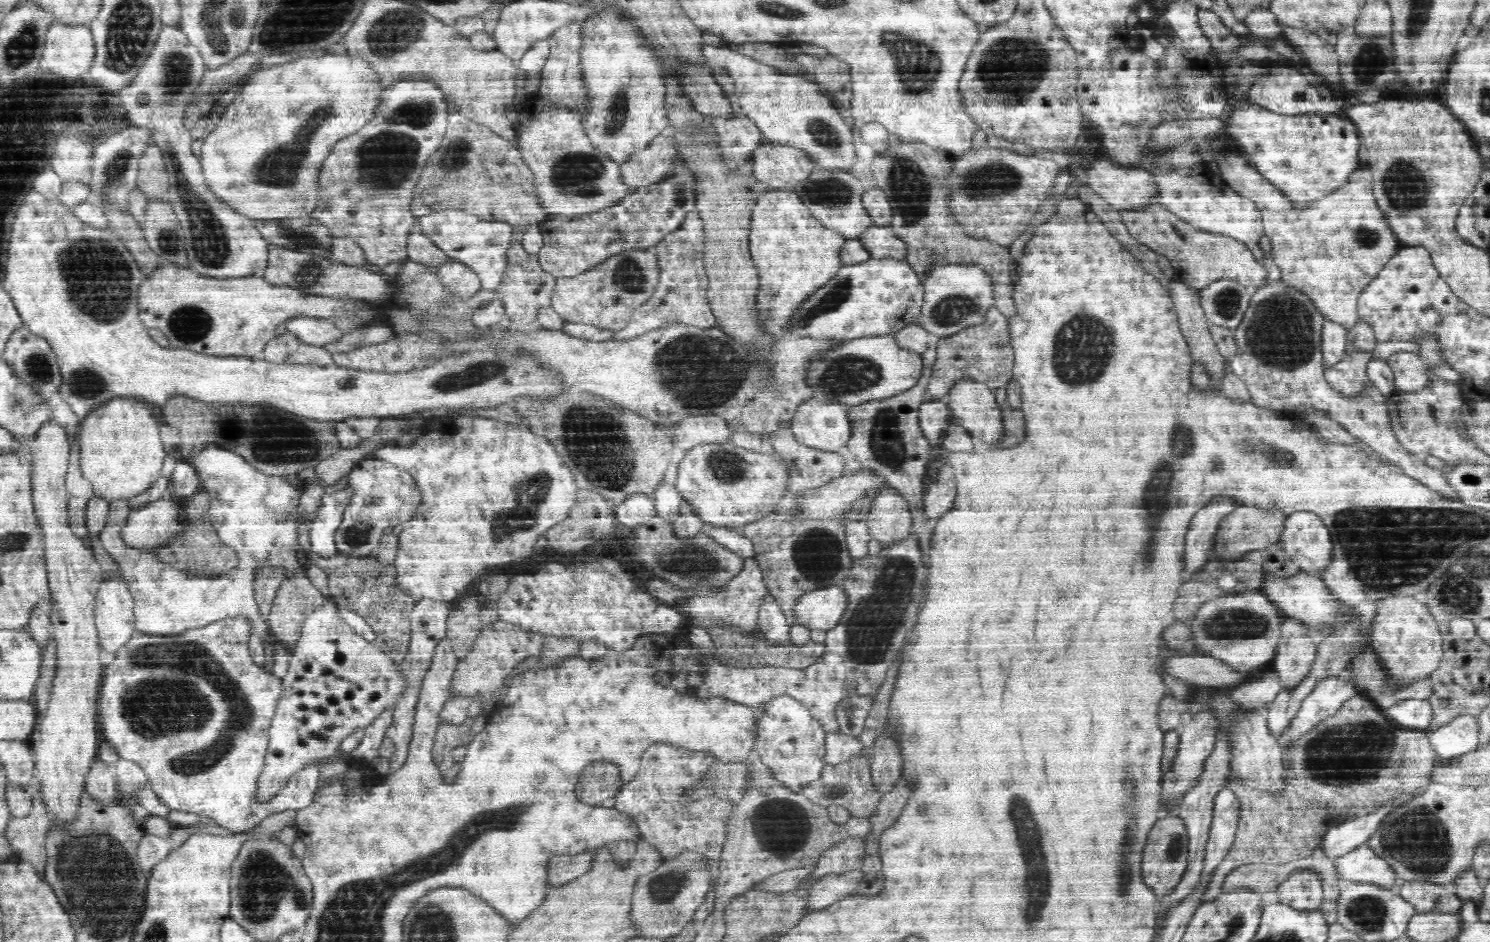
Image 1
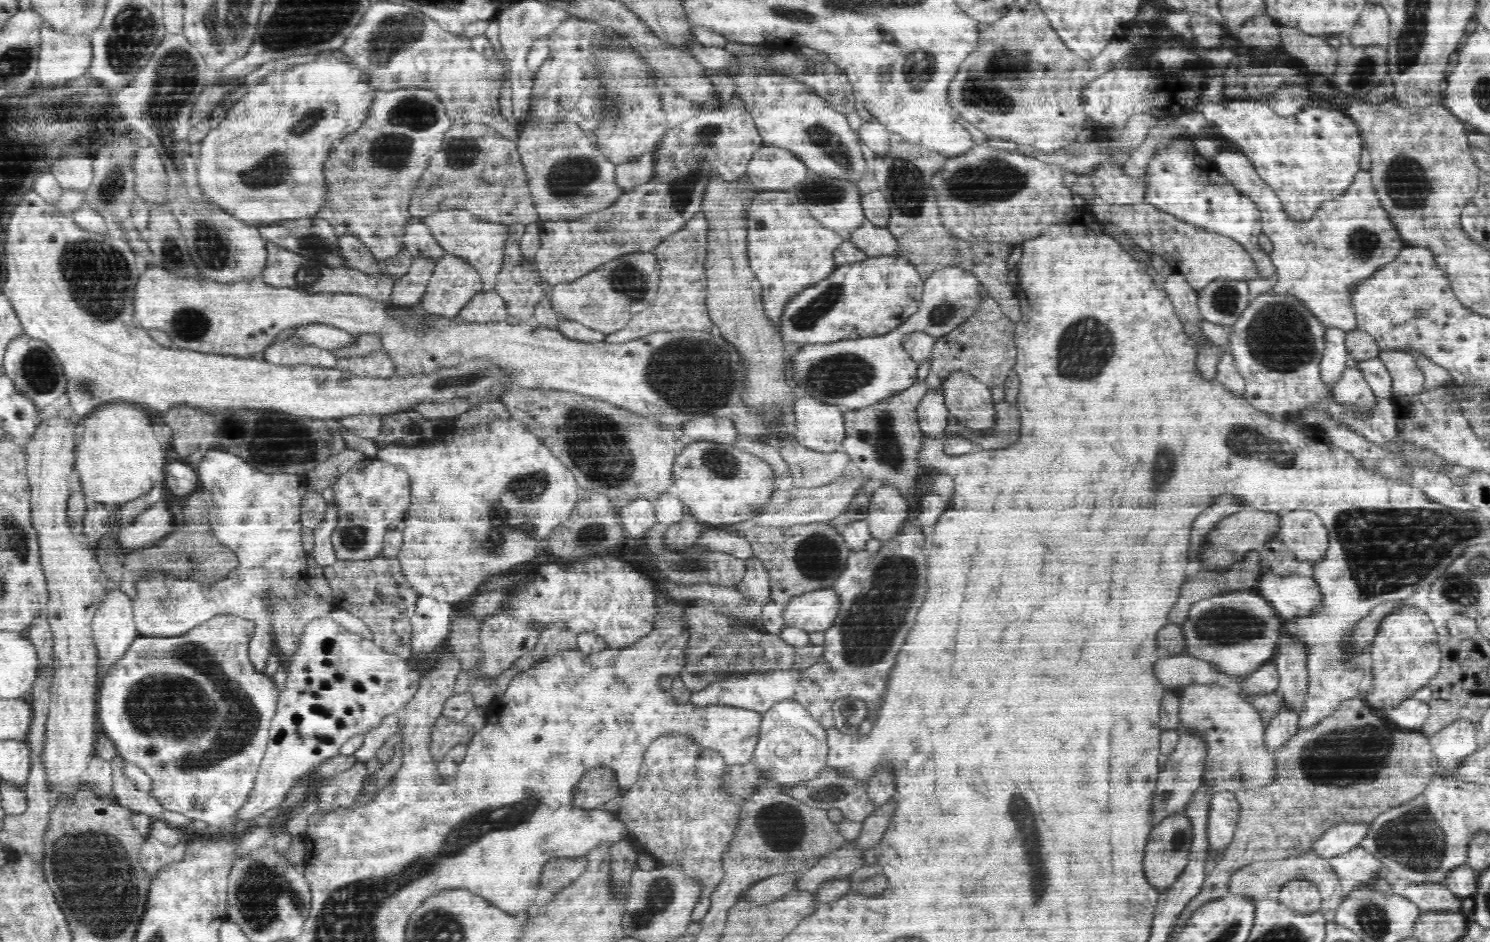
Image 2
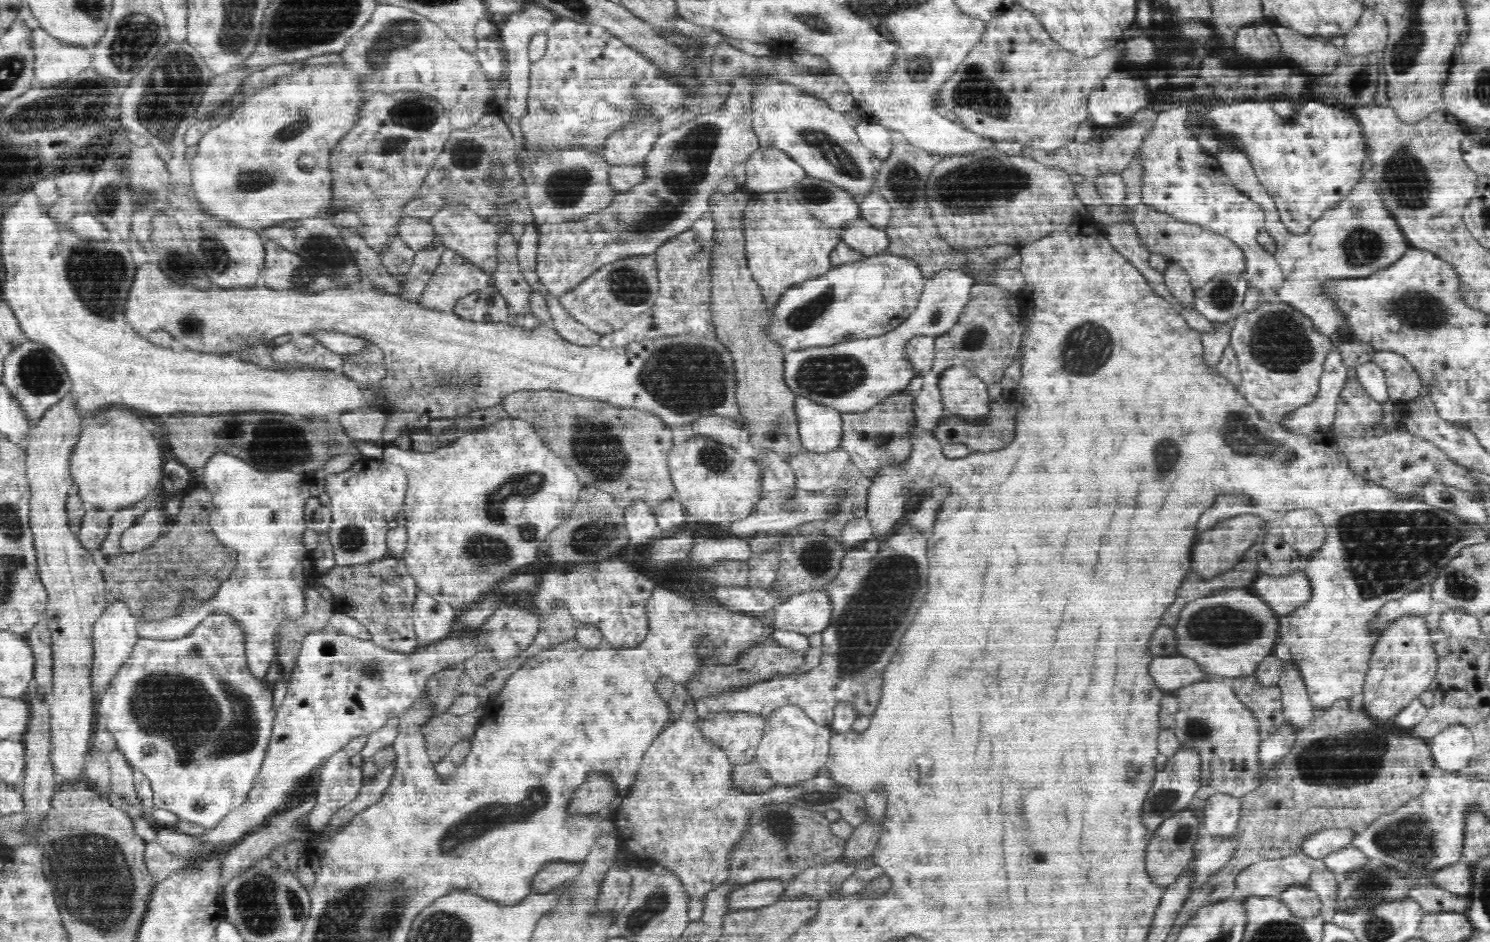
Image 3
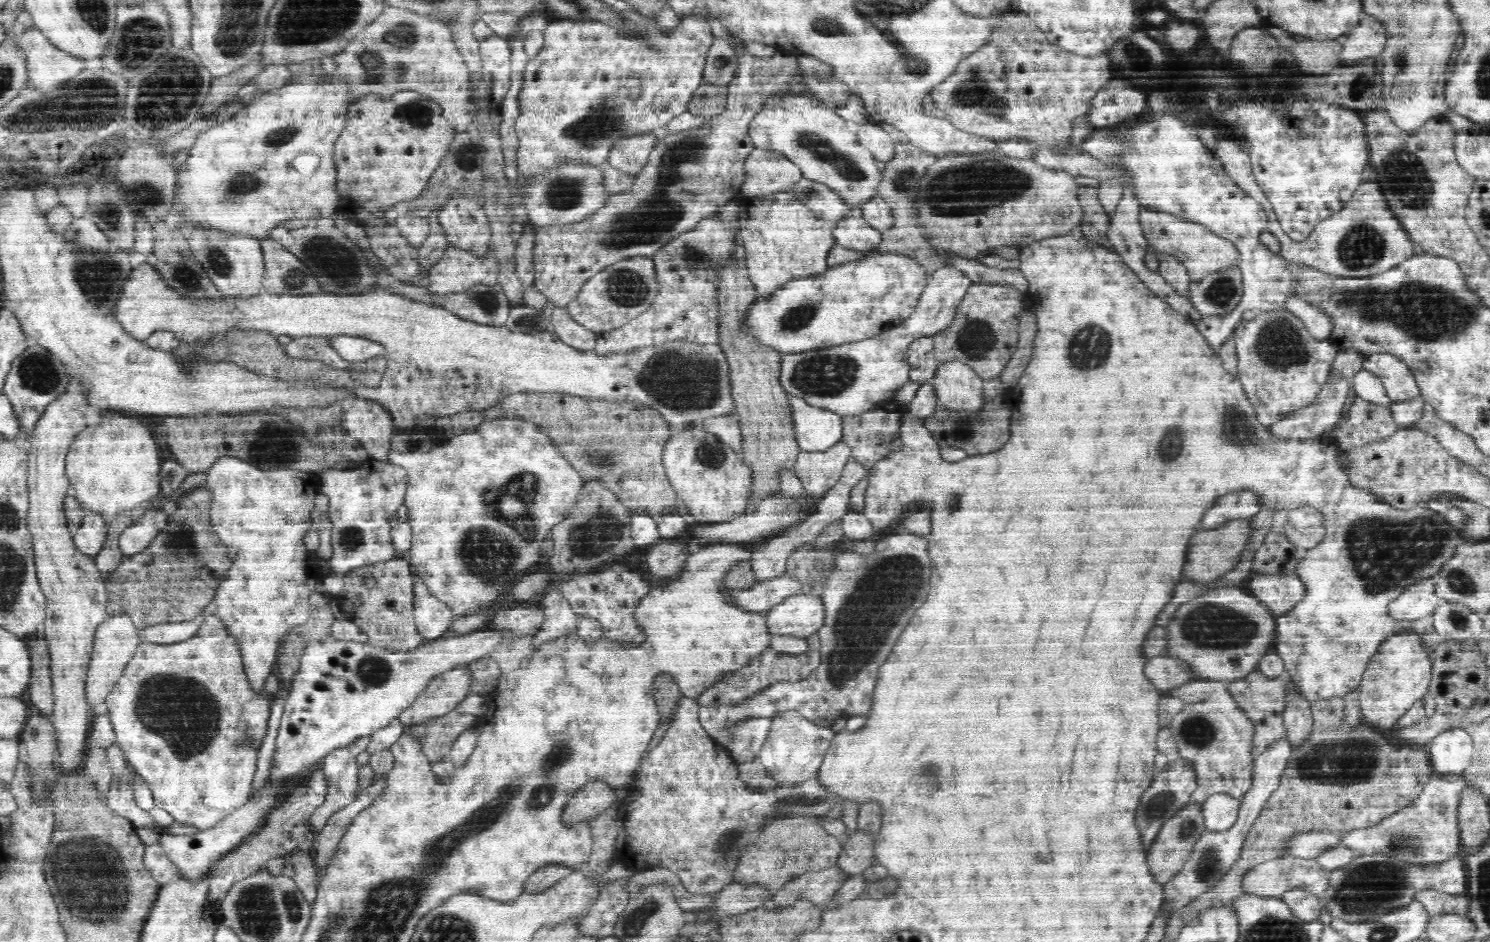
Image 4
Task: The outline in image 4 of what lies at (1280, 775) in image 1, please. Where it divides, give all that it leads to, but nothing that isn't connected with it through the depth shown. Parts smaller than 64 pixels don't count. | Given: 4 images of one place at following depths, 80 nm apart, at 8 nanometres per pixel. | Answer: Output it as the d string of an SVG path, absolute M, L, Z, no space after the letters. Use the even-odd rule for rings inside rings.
M1200 678L1164 694L1181 702L1181 710L1169 728L1177 742L1177 754L1196 762L1199 787L1193 792L1191 802L1203 803L1216 793L1226 793L1241 800L1255 782L1254 720L1240 708L1224 681Z

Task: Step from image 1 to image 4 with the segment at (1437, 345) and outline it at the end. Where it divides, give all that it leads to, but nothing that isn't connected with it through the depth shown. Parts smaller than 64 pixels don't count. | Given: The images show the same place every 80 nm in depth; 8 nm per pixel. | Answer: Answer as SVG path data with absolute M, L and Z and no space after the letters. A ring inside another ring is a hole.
M1388 352L1369 354L1363 368L1380 377L1391 402L1406 402L1420 395L1415 374L1398 356Z

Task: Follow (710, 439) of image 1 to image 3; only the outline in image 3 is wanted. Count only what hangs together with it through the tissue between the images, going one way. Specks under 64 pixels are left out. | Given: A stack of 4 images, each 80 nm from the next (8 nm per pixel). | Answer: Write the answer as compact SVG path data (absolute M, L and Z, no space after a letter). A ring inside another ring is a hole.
M702 416L692 423L692 437L708 437L735 449L740 445L740 429L734 420L720 416Z

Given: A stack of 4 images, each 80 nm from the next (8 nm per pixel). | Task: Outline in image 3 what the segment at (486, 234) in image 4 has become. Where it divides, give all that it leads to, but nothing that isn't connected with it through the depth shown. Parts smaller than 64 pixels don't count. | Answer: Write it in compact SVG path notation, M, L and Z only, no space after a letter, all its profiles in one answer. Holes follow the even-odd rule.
M462 204L442 208L436 215L431 216L428 222L432 225L435 237L442 243L442 246L476 265L478 269L489 276L489 286L496 286L499 242L501 236L508 230L492 220L486 220L484 217L476 215Z

